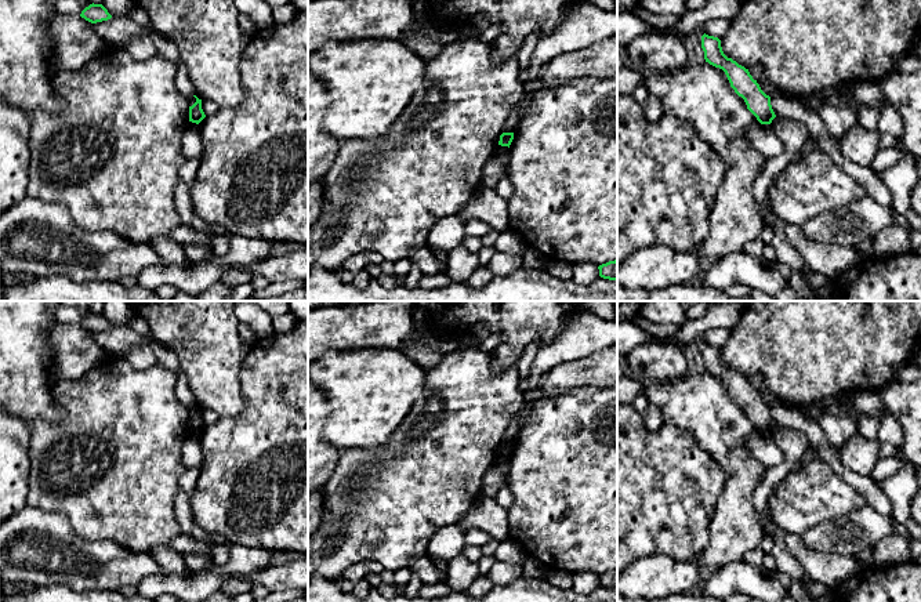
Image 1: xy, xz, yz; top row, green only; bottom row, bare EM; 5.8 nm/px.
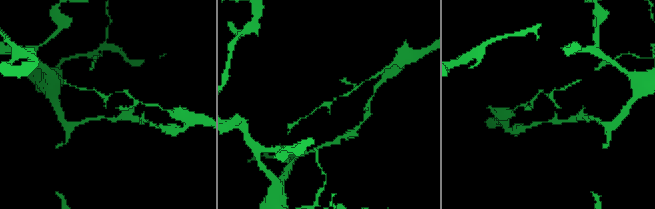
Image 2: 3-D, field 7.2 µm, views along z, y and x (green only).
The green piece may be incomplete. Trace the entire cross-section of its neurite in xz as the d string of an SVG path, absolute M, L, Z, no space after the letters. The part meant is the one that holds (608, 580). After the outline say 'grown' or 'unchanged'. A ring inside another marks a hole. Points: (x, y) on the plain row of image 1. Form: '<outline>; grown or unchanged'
M617 569L598 576L599 585L609 590L617 590Z; unchanged

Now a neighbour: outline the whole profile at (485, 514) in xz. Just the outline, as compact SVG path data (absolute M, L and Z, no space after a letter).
M482 496L463 515L463 518L457 522L457 526L464 533L467 533L469 529L481 529L498 541L511 538L507 508L498 505L496 500Z

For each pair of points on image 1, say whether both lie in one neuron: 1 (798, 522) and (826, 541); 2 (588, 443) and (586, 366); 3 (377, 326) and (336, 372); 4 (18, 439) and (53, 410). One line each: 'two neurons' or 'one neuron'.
1: two neurons
2: two neurons
3: two neurons
4: two neurons

